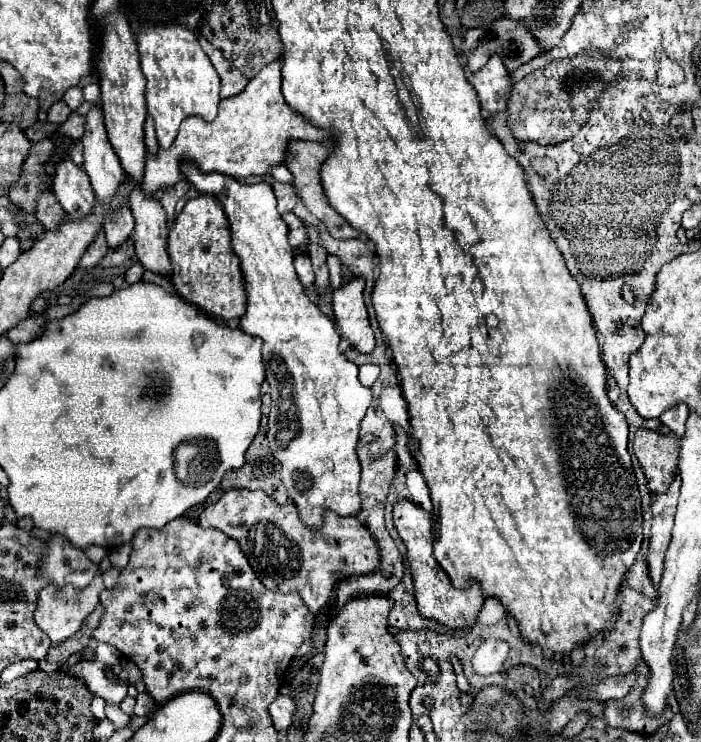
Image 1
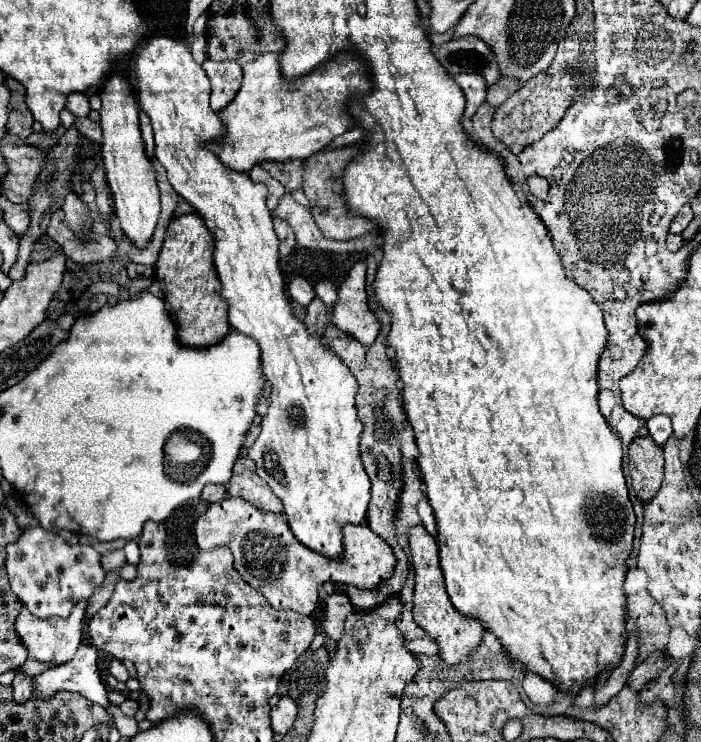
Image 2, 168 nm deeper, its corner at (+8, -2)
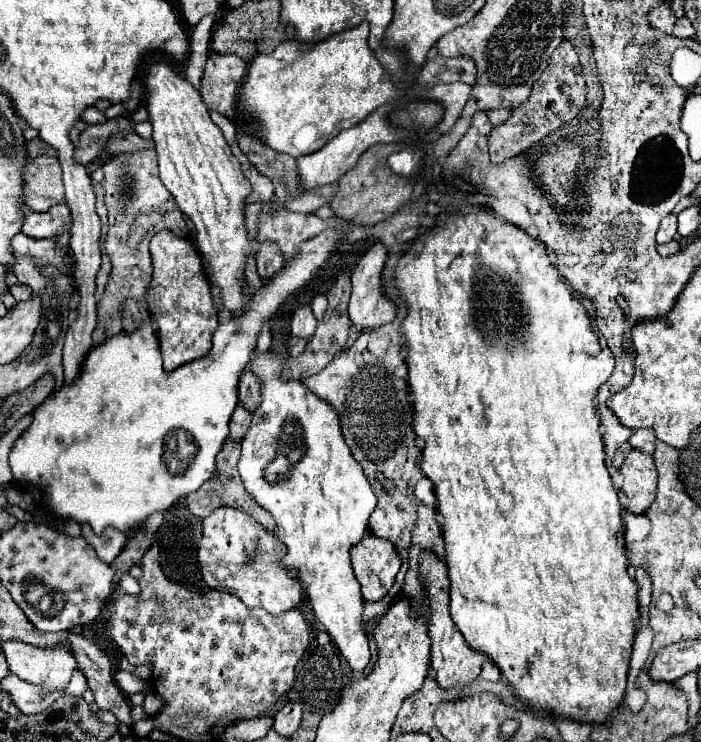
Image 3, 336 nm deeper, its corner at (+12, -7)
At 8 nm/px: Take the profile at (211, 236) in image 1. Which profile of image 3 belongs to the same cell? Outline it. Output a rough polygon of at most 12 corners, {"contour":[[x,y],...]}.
{"contour":[[158,231],[148,307],[164,369],[208,355],[218,327],[190,239]]}

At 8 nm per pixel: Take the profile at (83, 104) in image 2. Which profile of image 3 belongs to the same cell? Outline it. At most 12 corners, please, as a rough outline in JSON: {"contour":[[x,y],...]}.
{"contour":[[86,107],[80,119],[84,123],[96,125],[106,121],[104,113]]}

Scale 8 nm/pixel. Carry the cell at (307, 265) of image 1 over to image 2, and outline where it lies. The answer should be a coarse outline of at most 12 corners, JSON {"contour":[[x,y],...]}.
{"contour":[[302,278],[290,280],[288,292],[294,302],[308,306],[314,288]]}

